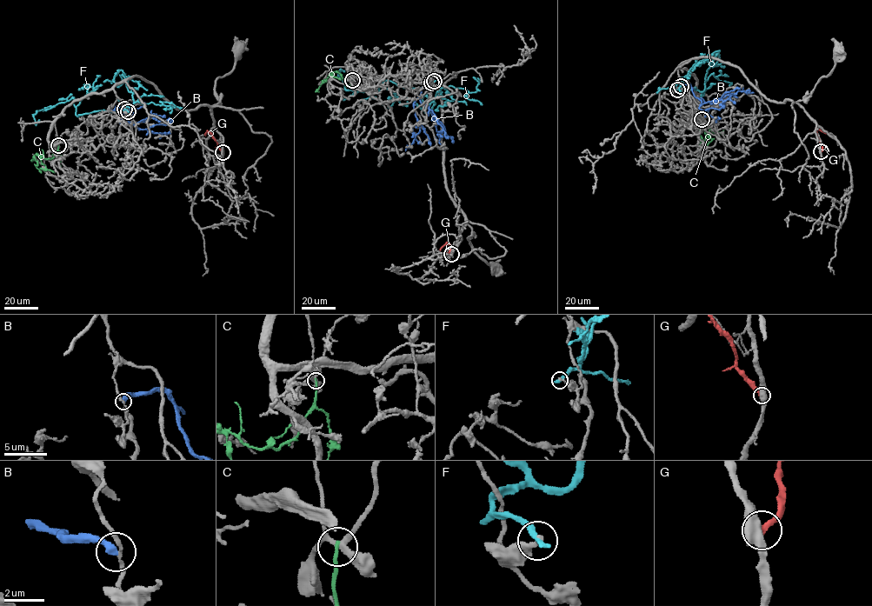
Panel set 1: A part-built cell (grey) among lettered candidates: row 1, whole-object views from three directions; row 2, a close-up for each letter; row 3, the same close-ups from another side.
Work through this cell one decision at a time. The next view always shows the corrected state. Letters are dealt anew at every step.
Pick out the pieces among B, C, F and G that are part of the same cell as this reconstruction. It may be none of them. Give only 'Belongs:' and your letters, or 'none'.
Belongs: none

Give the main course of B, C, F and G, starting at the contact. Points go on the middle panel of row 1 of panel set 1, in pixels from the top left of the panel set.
B: (430, 83), (419, 89), (420, 96), (414, 105), (420, 130), (405, 150)
C: (352, 80), (346, 80), (336, 71), (330, 73), (324, 80)
F: (434, 81), (419, 89), (384, 80), (378, 91), (370, 94), (347, 89), (338, 76), (341, 69), (344, 71)
G: (451, 254), (447, 242), (440, 250)

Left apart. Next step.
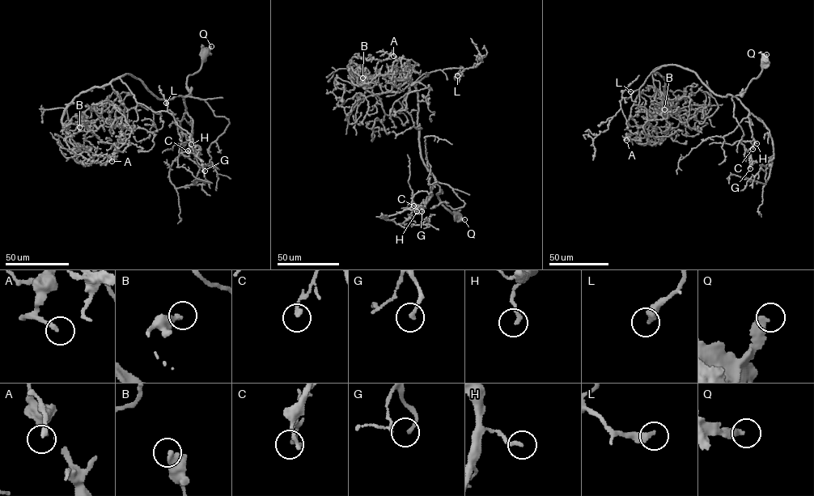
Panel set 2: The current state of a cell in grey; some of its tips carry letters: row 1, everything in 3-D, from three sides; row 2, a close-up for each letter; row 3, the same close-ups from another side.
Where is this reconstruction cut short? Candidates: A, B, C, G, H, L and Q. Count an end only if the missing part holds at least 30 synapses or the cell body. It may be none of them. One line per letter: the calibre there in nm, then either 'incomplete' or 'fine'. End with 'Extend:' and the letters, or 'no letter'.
A: calibre 220 nm; fine
B: calibre 320 nm; fine
C: calibre 180 nm; fine
G: calibre 180 nm; fine
H: calibre 200 nm; fine
L: calibre 400 nm; fine
Q: calibre 360 nm; fine
Extend: no letter

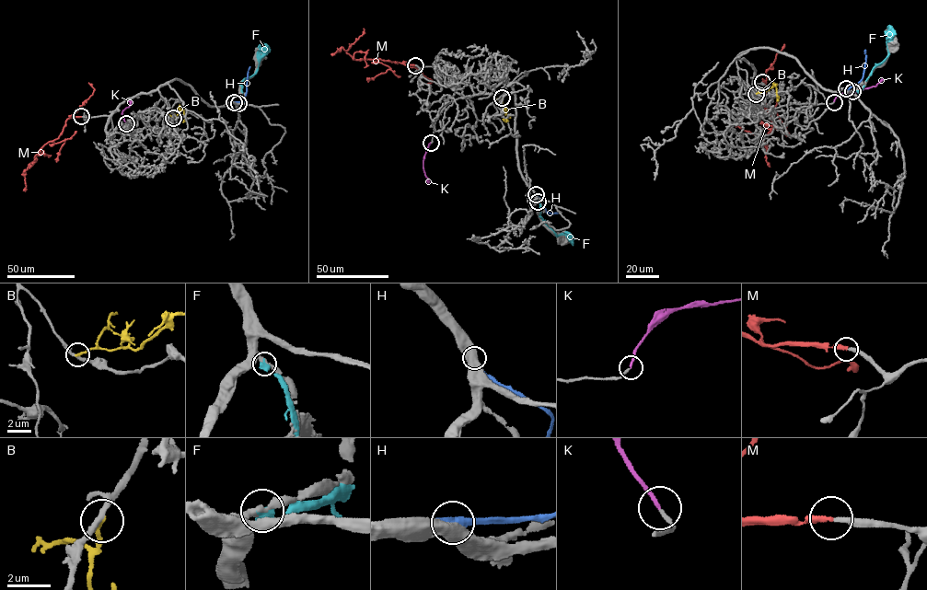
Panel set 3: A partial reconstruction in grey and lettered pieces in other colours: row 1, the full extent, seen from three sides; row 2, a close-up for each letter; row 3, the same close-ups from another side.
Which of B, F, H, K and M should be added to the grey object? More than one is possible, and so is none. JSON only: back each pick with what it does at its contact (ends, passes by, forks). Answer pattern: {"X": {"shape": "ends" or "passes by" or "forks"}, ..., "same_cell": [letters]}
{"K": {"shape": "ends"}, "M": {"shape": "ends"}, "same_cell": ["K", "M"]}

